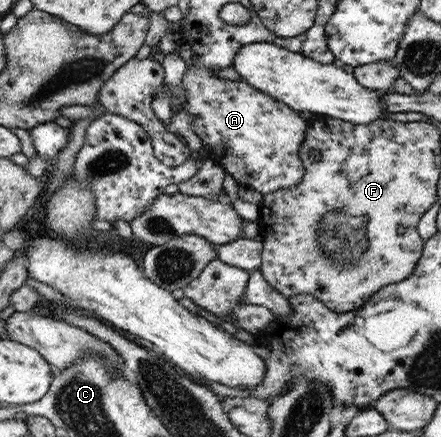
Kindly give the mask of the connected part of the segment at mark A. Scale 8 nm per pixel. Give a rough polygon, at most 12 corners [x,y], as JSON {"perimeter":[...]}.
{"perimeter":[[187,68],[208,155],[265,196],[305,178],[308,120],[245,81]]}

